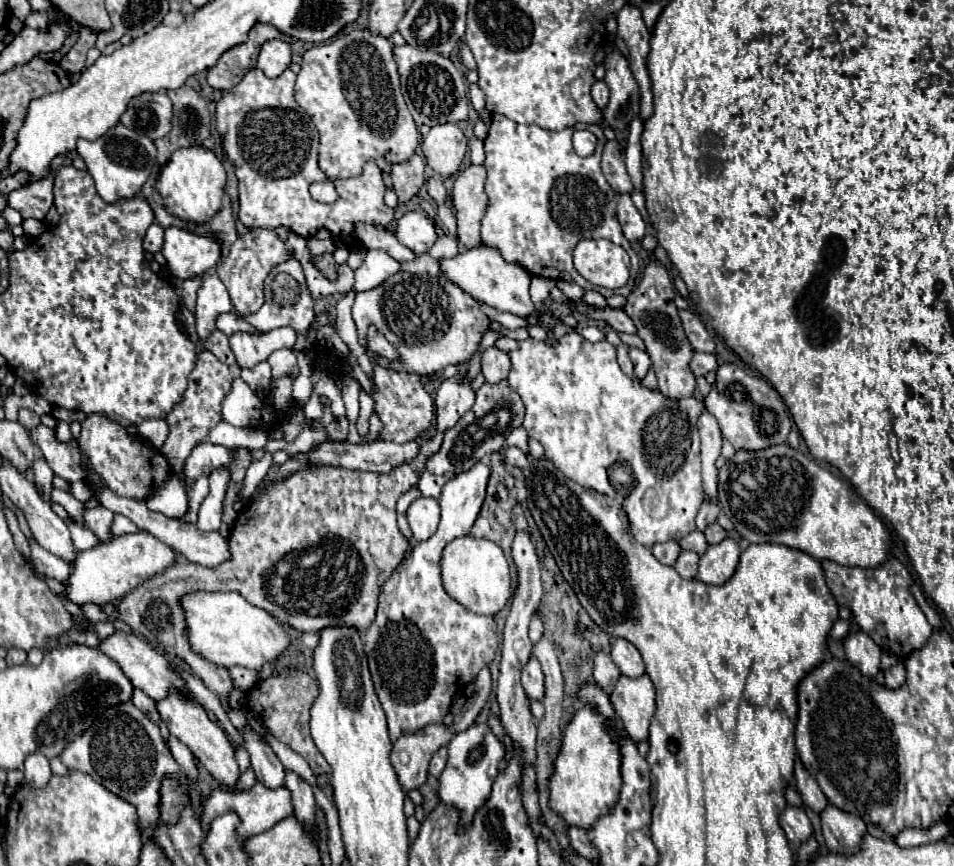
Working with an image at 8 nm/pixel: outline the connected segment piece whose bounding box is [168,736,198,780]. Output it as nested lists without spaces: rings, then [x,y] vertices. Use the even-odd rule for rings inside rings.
[[[168,736],[168,746],[170,746],[170,752],[176,758],[176,762],[188,774],[188,778],[196,780],[198,778],[198,770],[196,770],[196,764],[194,764],[194,754],[176,736]]]

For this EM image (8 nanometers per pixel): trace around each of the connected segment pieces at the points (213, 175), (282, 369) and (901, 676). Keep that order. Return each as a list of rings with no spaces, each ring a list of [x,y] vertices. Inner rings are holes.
[[[194,144],[190,148],[178,148],[162,168],[160,178],[156,180],[156,190],[164,198],[166,210],[182,220],[198,224],[208,222],[220,210],[224,186],[226,186],[226,170],[222,162],[212,150],[200,144]]]
[[[290,348],[274,350],[268,358],[268,364],[272,366],[272,380],[282,378],[282,376],[290,376],[294,380],[298,376],[298,362]]]
[[[900,662],[900,664],[892,666],[892,668],[888,668],[888,670],[884,672],[884,676],[886,676],[886,686],[892,688],[892,690],[896,690],[896,688],[900,688],[900,686],[906,682],[906,668],[904,668],[904,664]]]

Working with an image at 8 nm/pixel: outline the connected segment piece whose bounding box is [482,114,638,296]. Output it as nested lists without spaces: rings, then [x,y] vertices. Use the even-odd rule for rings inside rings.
[[[492,114],[492,124],[484,140],[486,150],[486,194],[488,210],[482,218],[482,242],[498,248],[510,264],[522,264],[526,272],[540,278],[566,278],[584,290],[596,290],[602,296],[628,296],[638,278],[638,256],[624,238],[616,218],[618,194],[606,182],[600,170],[602,148],[606,136],[596,124],[574,124],[562,132],[550,132],[534,124],[518,124],[502,114]],[[576,130],[590,130],[598,138],[596,152],[580,158],[572,148],[572,134]],[[582,178],[582,180],[560,180]],[[584,238],[606,238],[622,246],[632,260],[630,284],[608,290],[586,282],[572,264],[572,252]]]

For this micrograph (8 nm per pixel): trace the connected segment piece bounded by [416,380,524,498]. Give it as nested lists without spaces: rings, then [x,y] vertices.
[[[502,380],[500,384],[484,384],[476,392],[474,408],[470,408],[470,412],[466,412],[466,416],[462,416],[462,420],[458,420],[458,424],[454,428],[448,428],[444,432],[444,444],[438,450],[438,454],[434,454],[428,460],[426,470],[420,474],[416,488],[426,498],[438,498],[442,486],[452,476],[472,468],[484,456],[502,450],[510,432],[522,424],[522,416],[524,416],[522,398],[510,388],[508,380]]]

